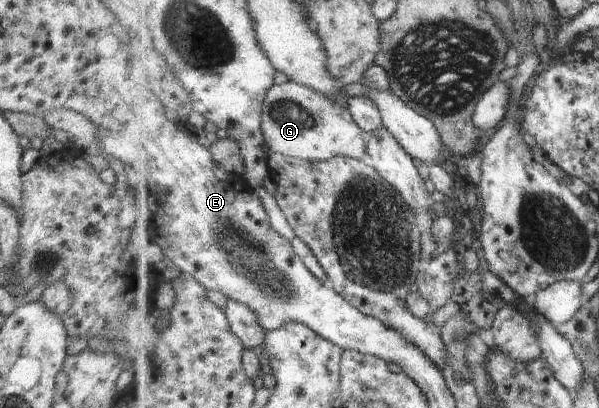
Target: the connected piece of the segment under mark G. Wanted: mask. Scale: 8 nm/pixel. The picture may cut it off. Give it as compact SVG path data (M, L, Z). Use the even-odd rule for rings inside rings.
M296 81L275 84L264 103L263 127L273 152L309 161L329 161L337 156L364 160L368 134L347 107Z

